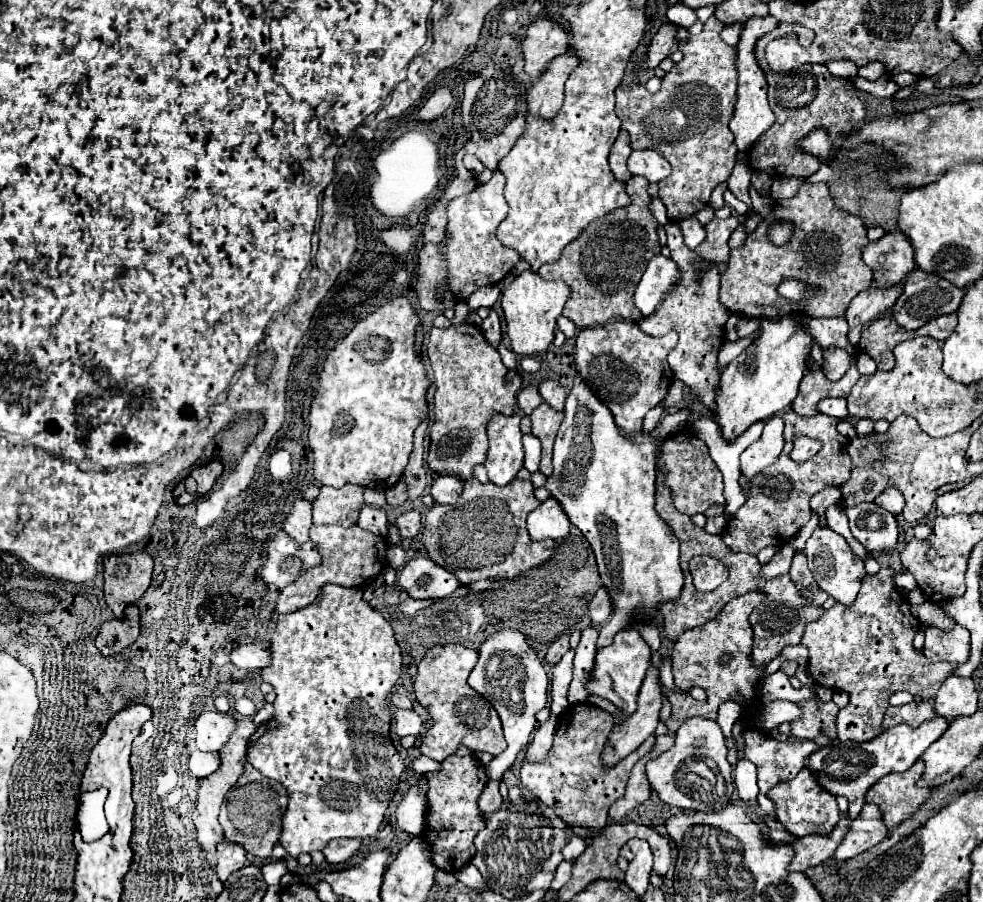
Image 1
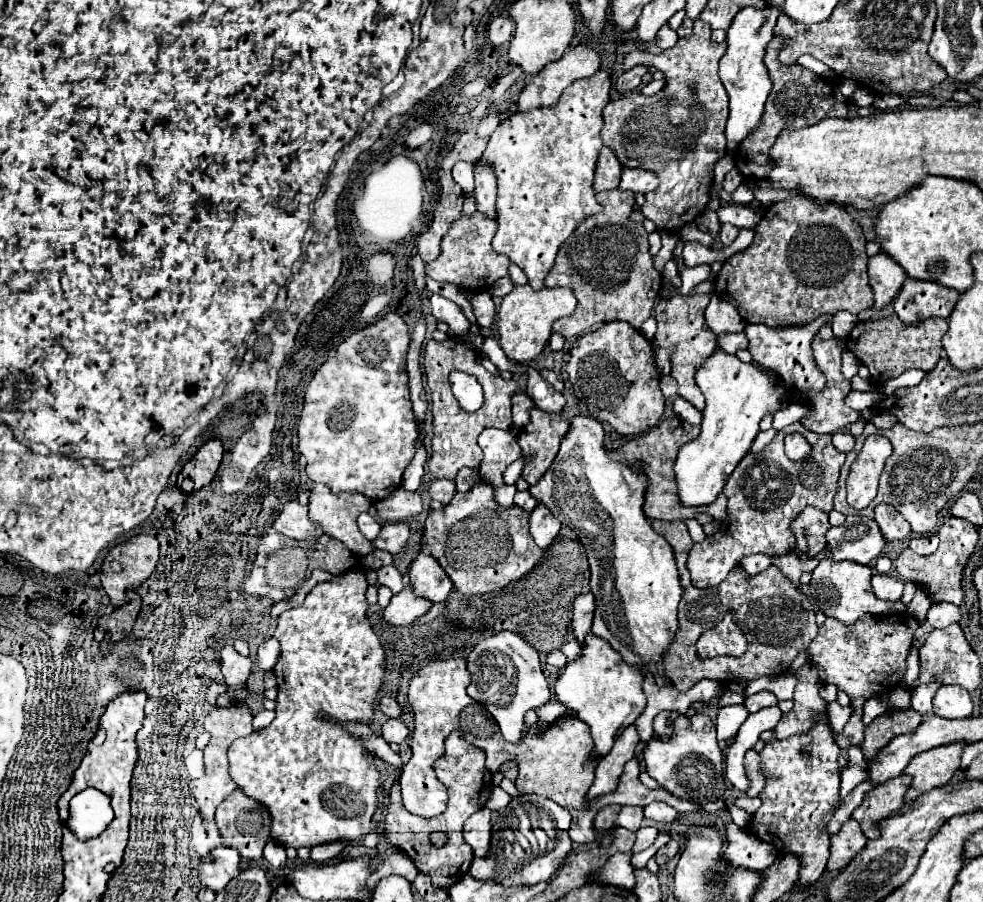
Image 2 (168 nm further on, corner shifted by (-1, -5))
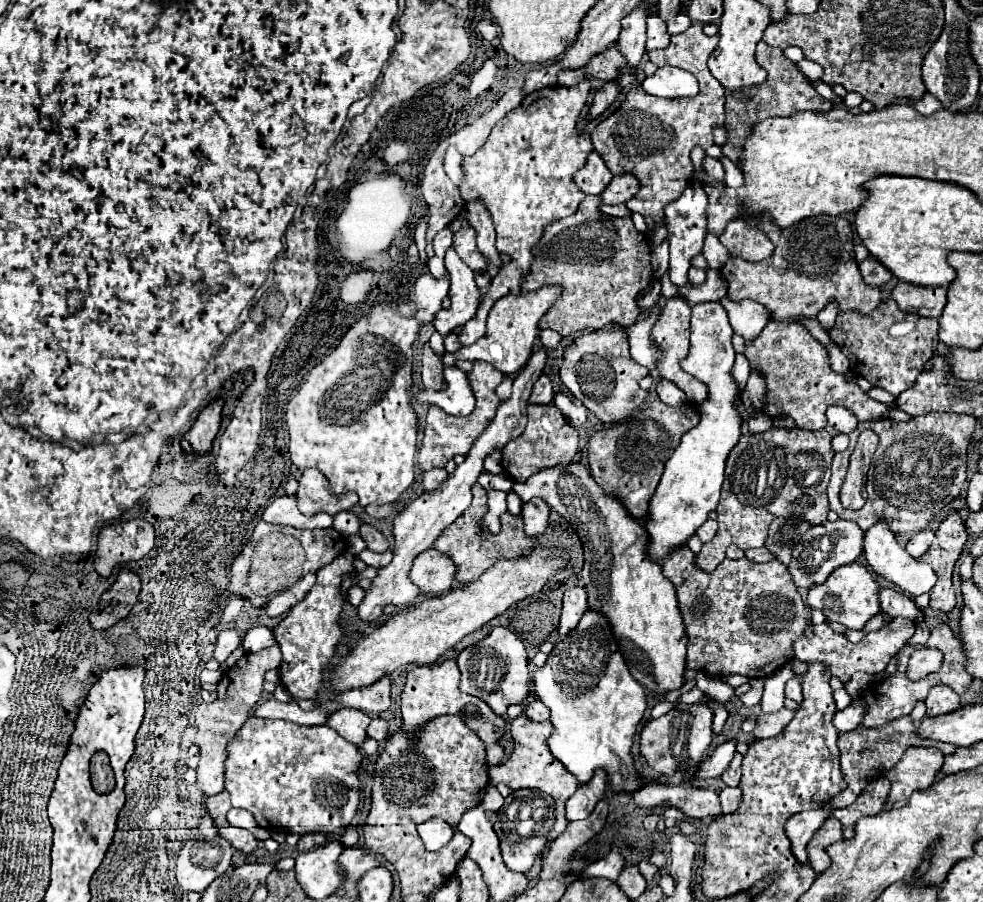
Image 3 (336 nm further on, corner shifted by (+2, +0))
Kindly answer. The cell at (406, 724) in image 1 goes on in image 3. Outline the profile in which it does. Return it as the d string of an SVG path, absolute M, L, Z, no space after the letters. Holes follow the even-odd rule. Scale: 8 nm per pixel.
M374 718L374 720L368 724L366 734L368 734L368 738L374 738L376 742L384 742L386 736L388 736L388 724L386 724L386 720Z

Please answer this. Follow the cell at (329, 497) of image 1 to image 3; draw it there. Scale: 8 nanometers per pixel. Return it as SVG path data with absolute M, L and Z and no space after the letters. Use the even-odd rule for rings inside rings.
M316 468L302 470L302 476L298 480L296 500L298 500L298 510L306 516L318 512L328 512L330 516L334 516L358 504L358 496L354 492L334 494L330 490L330 484L326 482L326 476Z

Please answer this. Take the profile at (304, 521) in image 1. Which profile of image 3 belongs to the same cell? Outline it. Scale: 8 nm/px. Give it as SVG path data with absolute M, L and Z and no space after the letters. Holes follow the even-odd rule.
M284 488L284 496L274 498L274 502L270 502L264 508L262 518L264 518L264 522L270 522L270 524L282 524L282 526L292 526L292 528L300 528L300 530L332 526L330 514L314 514L314 516L300 514L300 510L296 508L294 492L288 492L286 488Z

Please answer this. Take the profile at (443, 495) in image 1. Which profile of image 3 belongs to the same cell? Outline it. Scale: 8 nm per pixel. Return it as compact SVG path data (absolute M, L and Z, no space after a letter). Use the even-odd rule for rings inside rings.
M434 468L430 472L424 472L422 486L424 486L424 490L436 490L446 478L448 478L448 472L444 468Z

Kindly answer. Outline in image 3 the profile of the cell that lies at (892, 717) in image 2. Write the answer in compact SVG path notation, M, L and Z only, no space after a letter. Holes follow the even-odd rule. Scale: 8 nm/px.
M902 716L894 722L888 722L886 726L878 726L878 728L864 728L858 726L856 730L844 732L838 736L838 748L840 748L840 764L842 764L842 774L846 774L846 782L848 788L844 792L840 792L838 796L834 796L830 802L826 802L824 806L834 808L844 808L848 804L852 804L856 800L856 796L864 790L864 786L872 780L876 780L878 776L886 774L904 754L906 748L910 746L935 747L942 750L944 755L954 752L956 746L944 742L937 742L929 739L923 739L916 732L916 724L912 722L910 716Z

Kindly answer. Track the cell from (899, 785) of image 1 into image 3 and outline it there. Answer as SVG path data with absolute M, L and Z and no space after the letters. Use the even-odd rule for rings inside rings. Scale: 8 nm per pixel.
M886 776L878 778L878 780L870 782L866 786L866 790L862 790L862 794L850 806L832 812L832 816L838 818L842 824L842 830L844 830L842 838L844 840L850 840L854 836L854 824L858 818L874 816L882 810L888 792L890 792L890 780Z

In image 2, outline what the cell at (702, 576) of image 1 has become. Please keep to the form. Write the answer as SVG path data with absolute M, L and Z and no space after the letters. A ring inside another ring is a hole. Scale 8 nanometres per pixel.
M799 421L781 429L763 453L747 455L743 459L743 495L747 497L749 503L729 501L727 511L753 511L753 517L723 519L715 535L705 537L703 543L695 543L687 559L687 569L691 571L693 587L697 589L717 587L725 579L725 575L729 575L729 571L741 563L743 557L749 557L755 553L773 557L773 555L792 551L795 537L790 527L793 519L797 519L799 515L795 511L803 511L805 505L815 505L817 509L831 511L833 497L837 493L839 471L843 463L845 463L845 453L833 447L831 435L817 435ZM793 431L809 435L809 443L815 445L815 451L817 451L815 457L809 457L803 463L801 461L793 463L787 459L783 451L783 439L787 433L793 433ZM779 463L785 463L787 467Z

